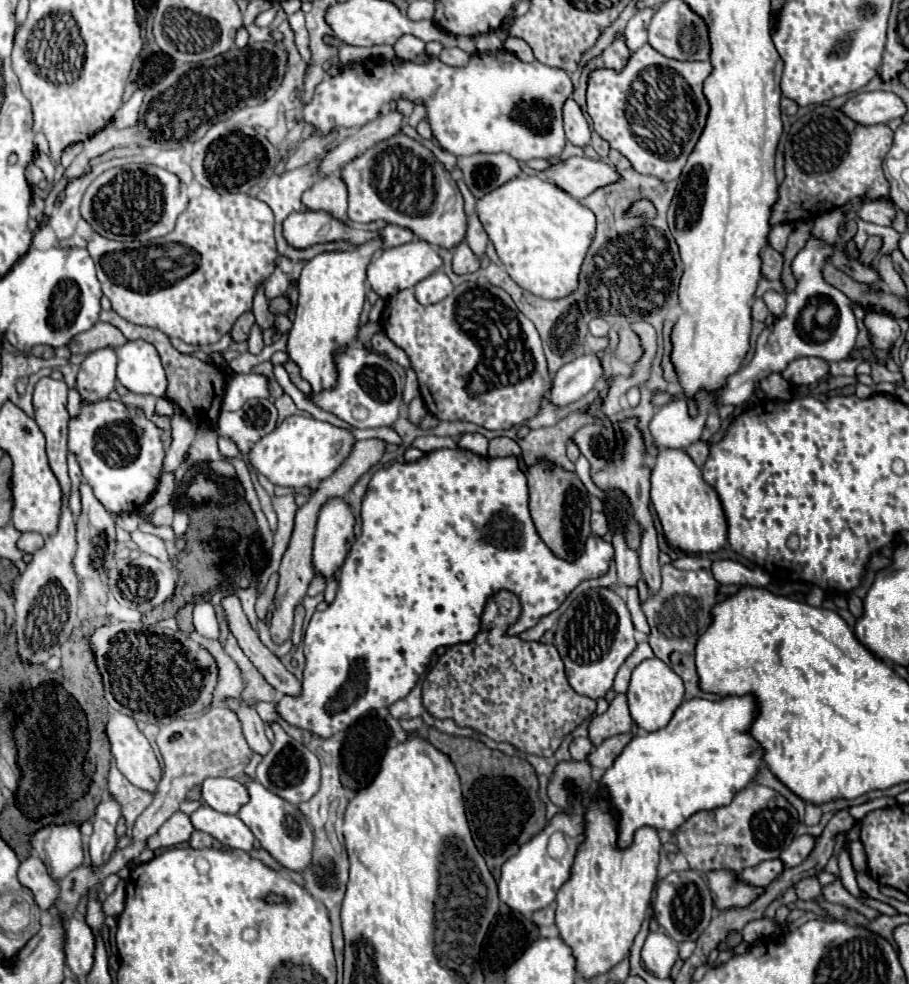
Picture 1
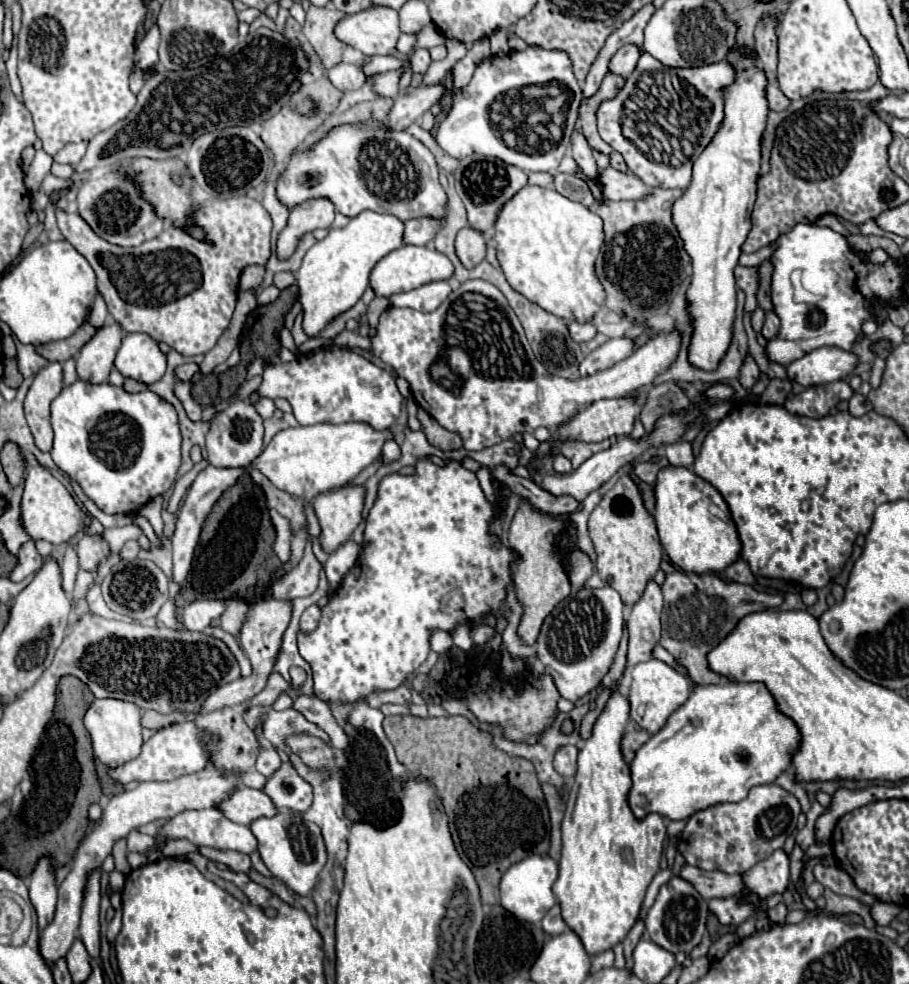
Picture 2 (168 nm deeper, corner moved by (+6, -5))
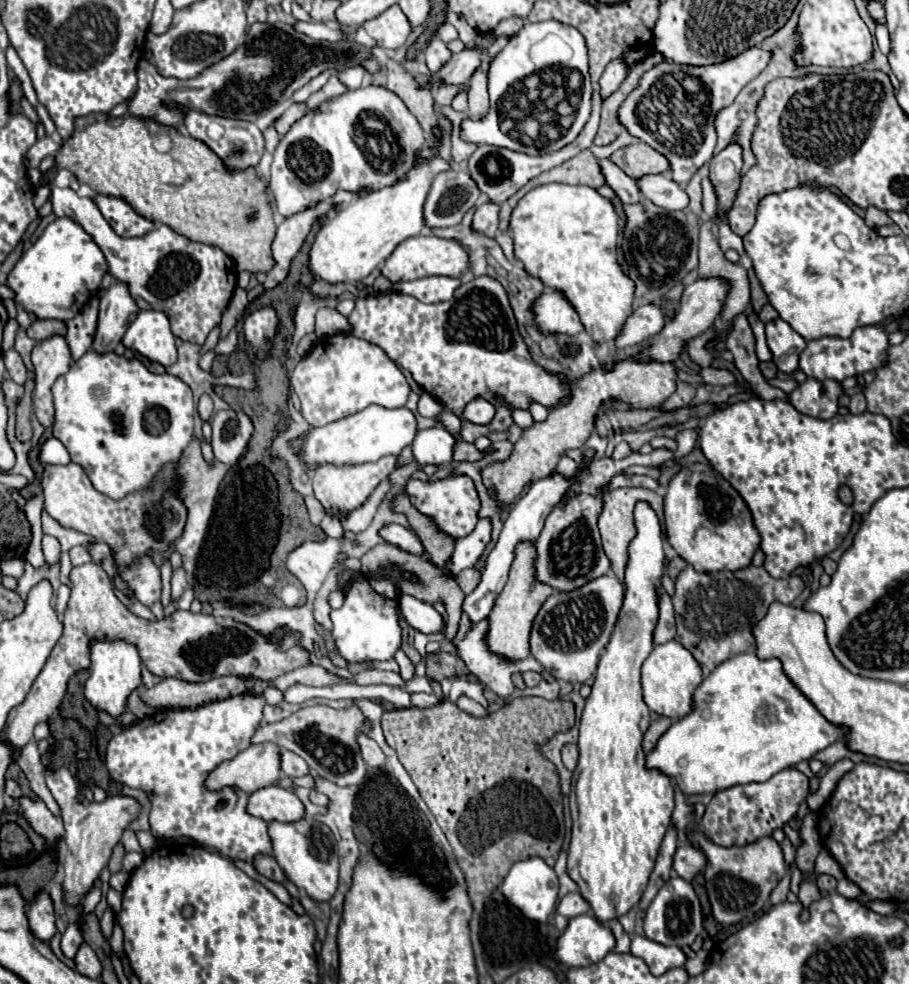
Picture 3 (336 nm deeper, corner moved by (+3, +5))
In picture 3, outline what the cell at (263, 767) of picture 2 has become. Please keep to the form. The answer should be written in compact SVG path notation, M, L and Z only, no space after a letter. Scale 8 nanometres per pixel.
M283 750L281 752L281 770L289 778L299 778L299 776L309 774L309 764L301 756L297 756L295 752Z

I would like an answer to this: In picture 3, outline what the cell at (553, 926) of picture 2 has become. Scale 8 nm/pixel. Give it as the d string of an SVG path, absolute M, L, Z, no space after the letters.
M571 892L571 894L567 894L567 896L559 902L557 912L563 914L563 916L567 916L567 918L573 918L573 916L591 912L591 906L589 906L589 902L587 902L579 892Z

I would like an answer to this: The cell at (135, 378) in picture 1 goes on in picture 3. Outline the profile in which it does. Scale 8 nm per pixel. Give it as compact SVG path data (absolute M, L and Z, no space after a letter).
M141 310L127 328L123 344L163 366L171 366L177 360L175 336L169 328L169 318L157 310Z

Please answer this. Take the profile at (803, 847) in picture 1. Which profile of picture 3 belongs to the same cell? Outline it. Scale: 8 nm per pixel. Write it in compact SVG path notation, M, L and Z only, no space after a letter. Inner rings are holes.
M693 830L691 834L687 834L687 840L695 848L699 848L707 858L707 866L703 872L705 890L707 890L707 896L711 902L713 918L719 924L737 924L745 918L757 916L765 908L771 890L777 886L777 882L787 872L783 852L781 852L779 844L769 836L755 840L747 846L731 846L731 848L711 842L699 830ZM737 856L741 856L741 860Z

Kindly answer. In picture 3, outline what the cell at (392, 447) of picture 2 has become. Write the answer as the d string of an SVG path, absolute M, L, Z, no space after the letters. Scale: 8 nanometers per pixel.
M385 456L385 458L371 462L371 464L345 464L345 466L323 464L313 474L315 498L323 504L323 508L327 512L341 518L345 514L349 514L351 510L359 508L369 498L369 494L377 488L377 484L393 472L393 468L395 468L395 456Z

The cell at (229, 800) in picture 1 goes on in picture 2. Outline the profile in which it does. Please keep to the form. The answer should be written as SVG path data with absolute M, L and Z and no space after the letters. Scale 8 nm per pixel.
M246 786L236 788L216 808L228 820L232 820L236 824L244 824L244 826L250 826L250 822L254 822L254 818L276 814L274 804L262 790L254 790L254 788L246 788Z

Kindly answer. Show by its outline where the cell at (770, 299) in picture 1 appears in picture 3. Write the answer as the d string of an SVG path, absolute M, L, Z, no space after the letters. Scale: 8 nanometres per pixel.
M781 318L765 324L765 334L777 370L791 376L799 368L799 354L805 350L807 342Z

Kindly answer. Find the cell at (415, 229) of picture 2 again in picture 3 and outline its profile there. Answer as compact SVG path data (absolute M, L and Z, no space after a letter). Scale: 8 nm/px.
M441 172L433 180L425 202L425 224L429 228L455 226L461 222L465 212L479 202L479 198L481 190L469 172Z

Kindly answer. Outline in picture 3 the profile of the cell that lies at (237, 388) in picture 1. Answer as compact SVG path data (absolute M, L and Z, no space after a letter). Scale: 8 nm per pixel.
M351 334L323 338L291 374L291 386L301 400L301 414L311 426L325 426L347 418L371 404L401 408L409 398L409 384L401 368L383 348Z

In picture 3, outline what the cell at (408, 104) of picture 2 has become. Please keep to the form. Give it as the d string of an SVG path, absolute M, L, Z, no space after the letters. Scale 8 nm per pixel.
M465 48L463 52L453 54L445 72L441 72L441 76L431 76L431 86L437 88L439 80L445 80L447 84L467 84L473 72L481 66L481 56L481 48Z

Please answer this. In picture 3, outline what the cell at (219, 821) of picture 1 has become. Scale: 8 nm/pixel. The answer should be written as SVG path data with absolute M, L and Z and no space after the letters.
M239 694L225 700L215 700L209 704L203 704L195 710L157 710L155 714L131 724L129 728L123 728L121 732L115 732L107 746L105 764L115 782L121 782L129 788L139 788L149 796L151 812L151 834L155 838L193 838L197 844L211 846L223 856L231 860L243 860L253 862L257 854L271 854L271 838L267 834L267 822L261 818L255 818L247 812L247 798L249 794L241 792L239 788L221 788L217 792L211 792L205 788L207 776L223 762L235 758L239 752L251 746L251 738L255 730L259 728L263 720L263 696L253 694Z

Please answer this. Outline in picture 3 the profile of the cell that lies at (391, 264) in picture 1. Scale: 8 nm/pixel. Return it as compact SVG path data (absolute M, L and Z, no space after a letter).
M413 236L409 240L403 240L381 266L383 276L389 278L393 284L403 280L417 280L425 276L459 278L467 270L469 270L467 248L455 238L437 238L437 236Z

